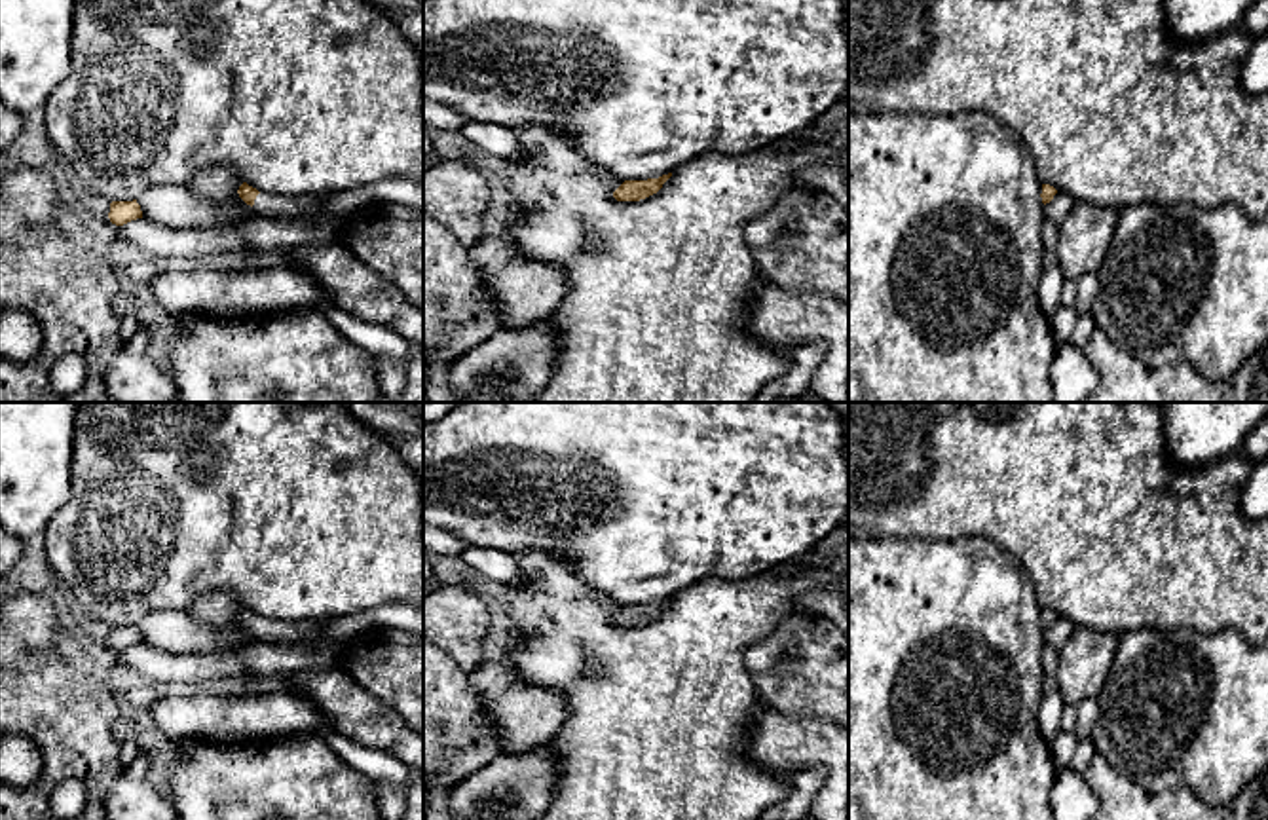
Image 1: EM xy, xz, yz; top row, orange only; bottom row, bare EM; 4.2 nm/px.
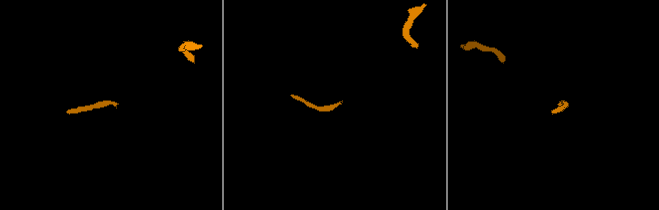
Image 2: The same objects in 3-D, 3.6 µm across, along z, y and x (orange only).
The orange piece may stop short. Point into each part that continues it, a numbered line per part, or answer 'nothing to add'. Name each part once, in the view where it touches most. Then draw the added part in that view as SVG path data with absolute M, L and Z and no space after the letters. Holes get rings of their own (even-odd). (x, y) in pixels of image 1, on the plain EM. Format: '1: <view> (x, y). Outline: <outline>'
1: xy (274, 631). Outline: M260 617L254 624L252 634L260 642L271 643L298 643L298 642L311 642L317 634L325 630L328 621L298 621L298 623L285 623L277 619Z

